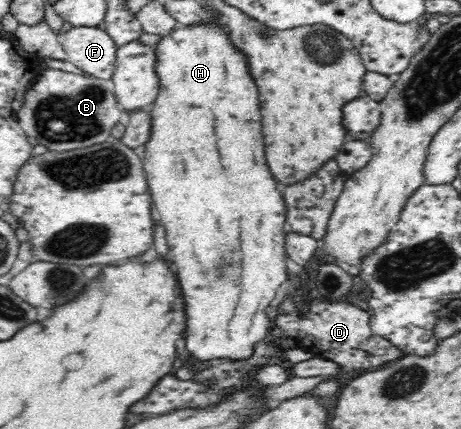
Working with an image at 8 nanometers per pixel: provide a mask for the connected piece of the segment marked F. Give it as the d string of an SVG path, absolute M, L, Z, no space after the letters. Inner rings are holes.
M72 27L59 39L67 60L91 78L110 80L118 44L101 27Z

